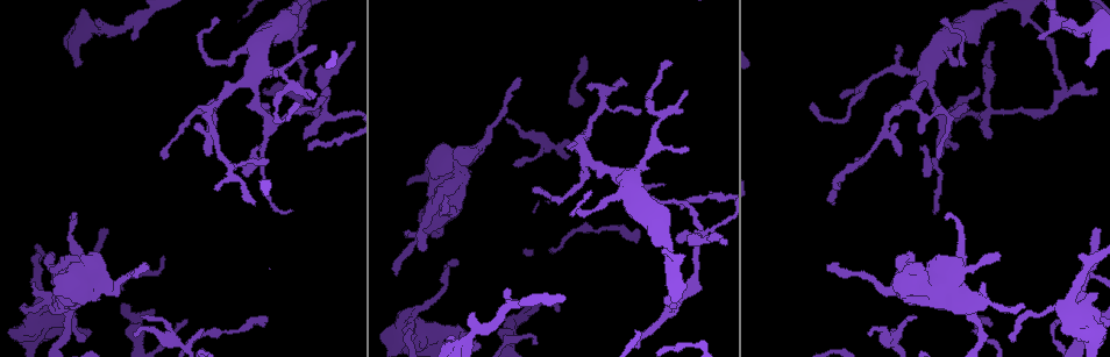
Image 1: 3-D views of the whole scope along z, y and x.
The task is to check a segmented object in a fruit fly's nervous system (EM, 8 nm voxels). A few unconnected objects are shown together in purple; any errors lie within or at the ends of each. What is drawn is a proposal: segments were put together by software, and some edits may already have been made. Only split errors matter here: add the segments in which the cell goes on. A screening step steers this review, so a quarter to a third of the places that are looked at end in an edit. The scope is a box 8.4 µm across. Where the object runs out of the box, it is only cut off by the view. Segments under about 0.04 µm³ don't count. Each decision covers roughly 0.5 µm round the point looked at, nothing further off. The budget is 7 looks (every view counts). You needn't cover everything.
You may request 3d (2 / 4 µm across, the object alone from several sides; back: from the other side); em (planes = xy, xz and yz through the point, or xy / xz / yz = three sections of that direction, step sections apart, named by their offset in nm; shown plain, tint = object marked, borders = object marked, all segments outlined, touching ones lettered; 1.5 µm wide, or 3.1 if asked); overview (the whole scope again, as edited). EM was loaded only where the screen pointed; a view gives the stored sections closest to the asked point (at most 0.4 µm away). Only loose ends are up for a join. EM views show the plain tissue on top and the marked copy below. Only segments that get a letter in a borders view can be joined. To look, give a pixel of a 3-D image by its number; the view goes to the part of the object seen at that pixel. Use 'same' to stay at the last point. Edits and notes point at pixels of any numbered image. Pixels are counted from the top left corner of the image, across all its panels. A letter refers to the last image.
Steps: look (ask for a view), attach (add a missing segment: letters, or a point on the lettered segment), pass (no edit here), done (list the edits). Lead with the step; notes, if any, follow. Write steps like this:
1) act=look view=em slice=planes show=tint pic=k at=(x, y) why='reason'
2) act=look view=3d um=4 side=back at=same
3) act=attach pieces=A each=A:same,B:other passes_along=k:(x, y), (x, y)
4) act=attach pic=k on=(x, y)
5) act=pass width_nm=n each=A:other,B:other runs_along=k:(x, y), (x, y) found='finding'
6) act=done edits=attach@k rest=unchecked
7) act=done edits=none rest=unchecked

act=look view=3d um=4 pic=1 at=(827, 264) why='branch stops here'

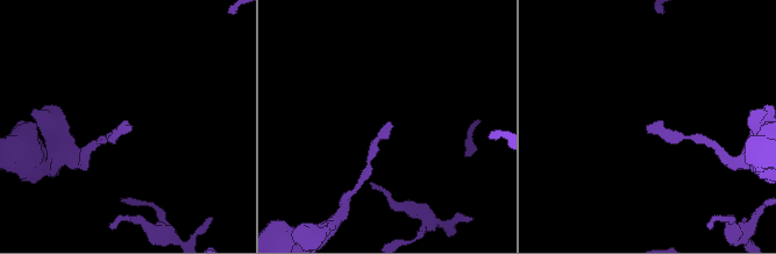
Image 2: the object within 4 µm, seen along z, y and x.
act=look view=em um=3.1 slice=planes show=tint pic=2 at=(390, 122)

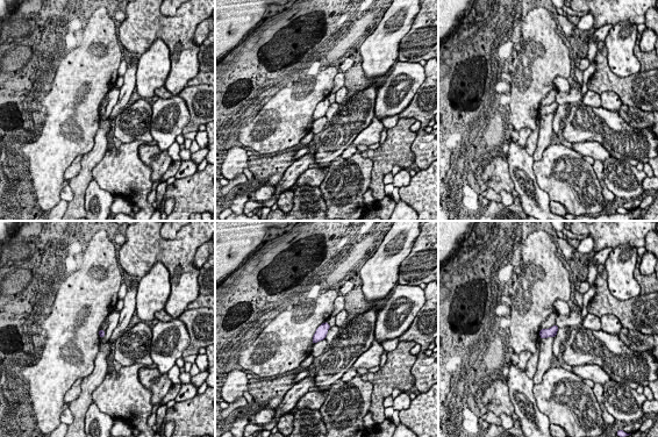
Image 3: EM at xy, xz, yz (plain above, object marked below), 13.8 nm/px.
act=look view=em um=3.1 slice=planes show=borders at=same

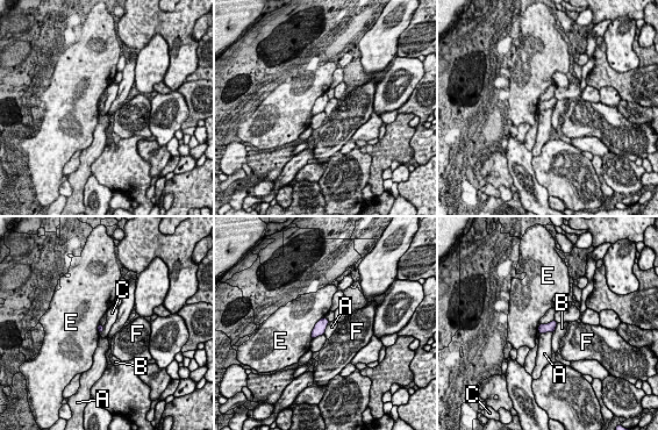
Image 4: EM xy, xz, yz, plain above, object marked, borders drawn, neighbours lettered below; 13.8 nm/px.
act=pass each=A:other,B:other,C:other,E:other,F:other border=4:(104, 325), (100, 334) found='no lettered segment goes on from it'

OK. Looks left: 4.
act=look view=3d um=4 pic=1 at=(834, 205)

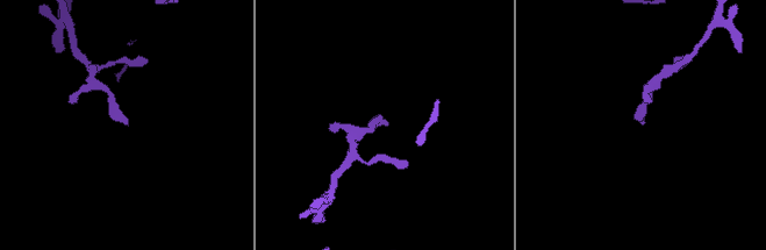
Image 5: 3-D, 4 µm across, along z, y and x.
act=look view=em slice=yz step=8 show=tint pic=5 at=(387, 125) why='need the tissue'

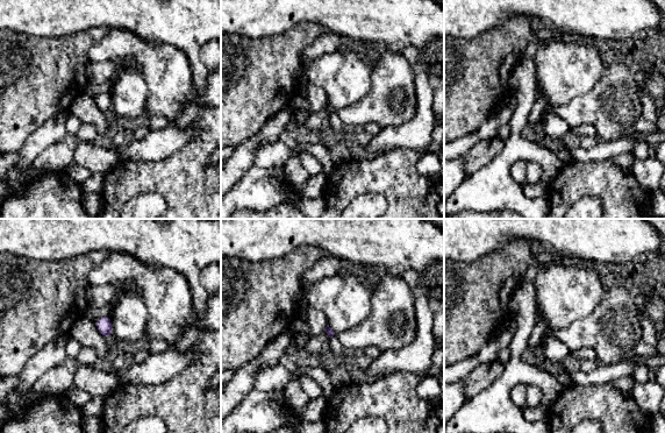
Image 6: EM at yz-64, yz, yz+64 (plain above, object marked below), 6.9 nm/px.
act=look view=em slice=planes show=borders at=same why='cut it another way'

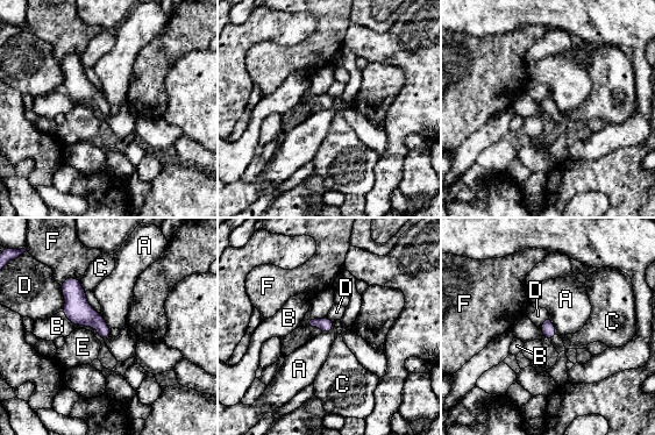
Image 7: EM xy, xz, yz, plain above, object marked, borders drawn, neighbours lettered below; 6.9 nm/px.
act=pass each=A:other,B:other,C:other,D:other,E:other,F:other border=7:(548, 316), (556, 334) found='no lettered segment goes on from it'

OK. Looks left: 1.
act=look view=em slice=planes show=borders pic=1 at=(403, 313)

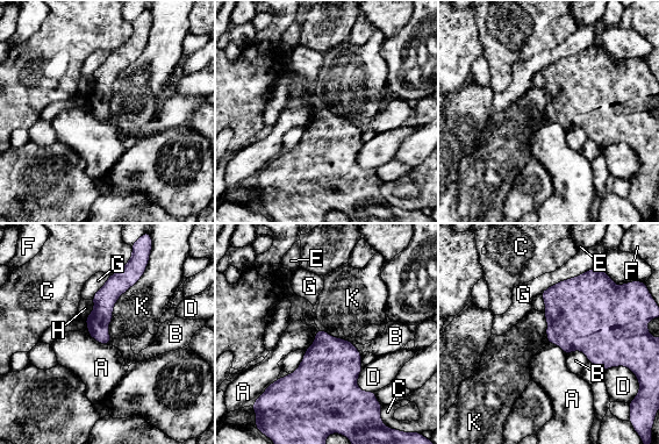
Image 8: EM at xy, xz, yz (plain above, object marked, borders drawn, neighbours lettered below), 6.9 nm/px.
act=pass longest_contact=K:700nm each=A:other,B:other,C:other,D:other,E:other,F:other,G:other,H:other,K:other border=8:(152, 250), (114, 306), (109, 343) found='none of them fits'

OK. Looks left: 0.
act=done edits=none rest=unchecked

